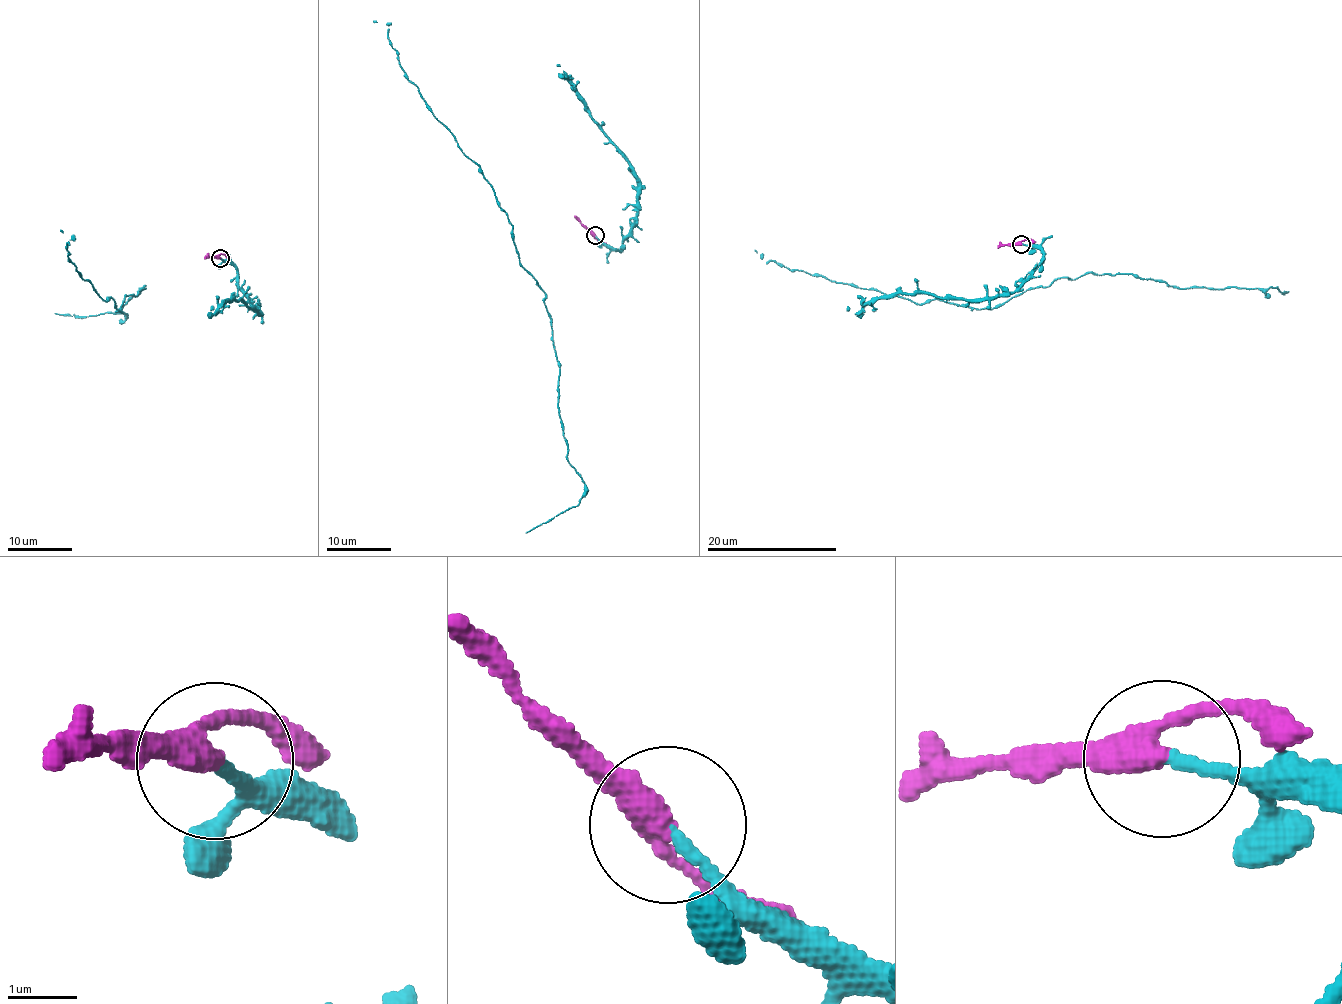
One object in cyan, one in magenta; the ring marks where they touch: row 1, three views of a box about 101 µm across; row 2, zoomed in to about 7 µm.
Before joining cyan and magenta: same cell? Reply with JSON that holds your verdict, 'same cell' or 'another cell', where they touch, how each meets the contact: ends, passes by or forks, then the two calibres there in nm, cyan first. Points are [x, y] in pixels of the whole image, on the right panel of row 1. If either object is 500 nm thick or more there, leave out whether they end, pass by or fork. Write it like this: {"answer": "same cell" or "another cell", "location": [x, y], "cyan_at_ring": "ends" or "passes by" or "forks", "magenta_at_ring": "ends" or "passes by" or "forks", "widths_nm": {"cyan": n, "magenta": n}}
{"answer": "same cell", "location": [1021, 244], "cyan_at_ring": "ends", "magenta_at_ring": "passes by", "widths_nm": {"cyan": 180, "magenta": 320}}

